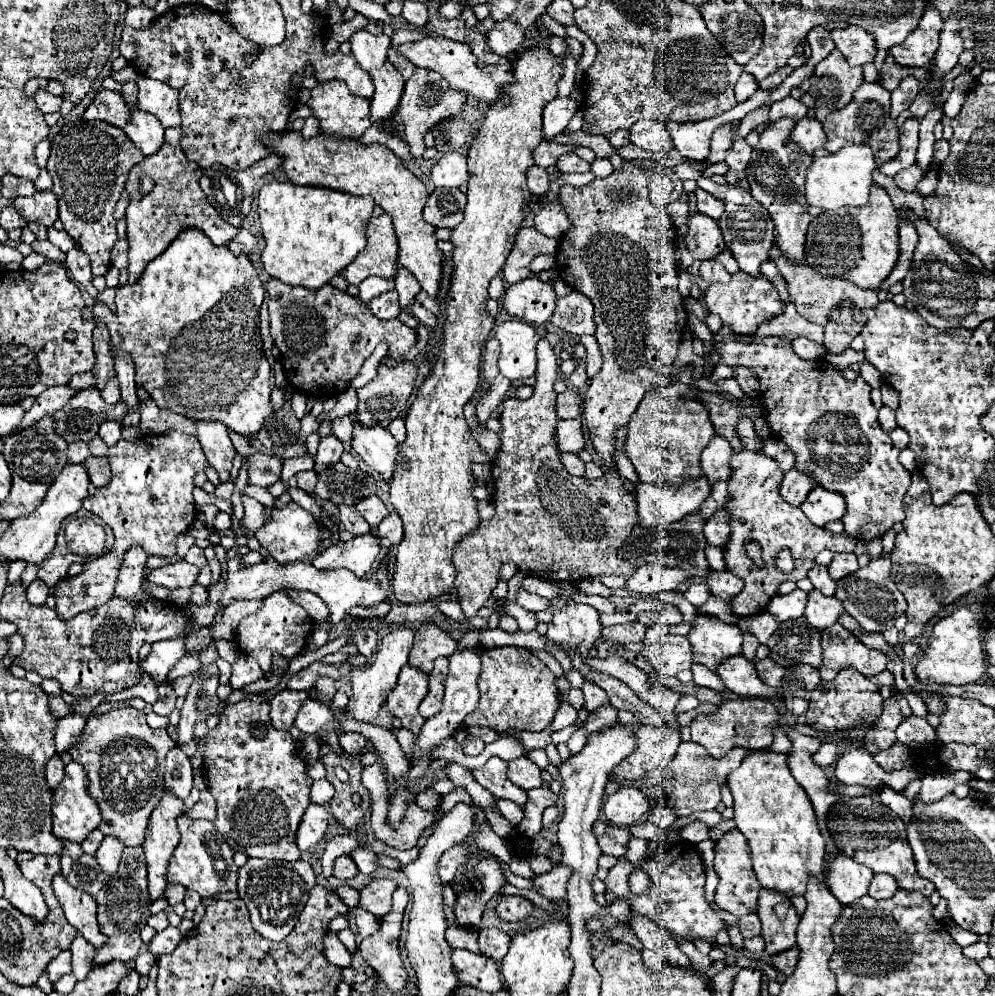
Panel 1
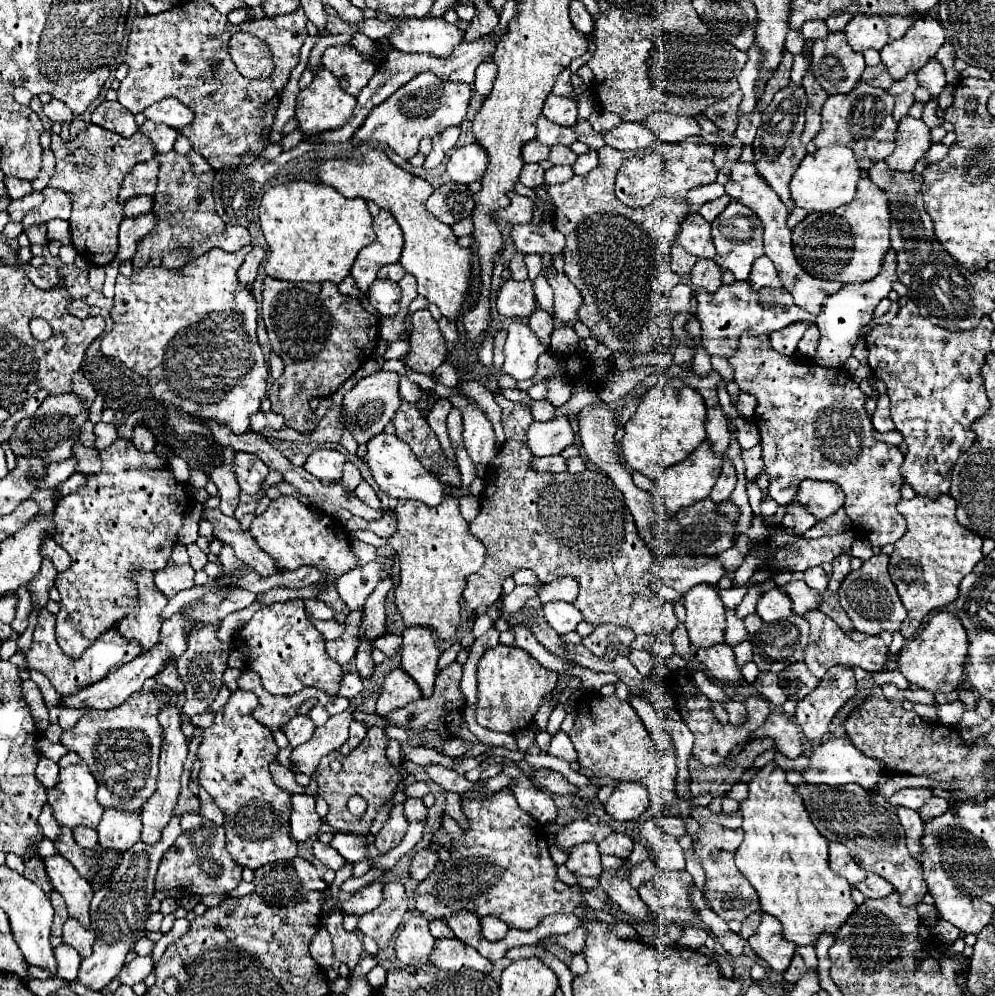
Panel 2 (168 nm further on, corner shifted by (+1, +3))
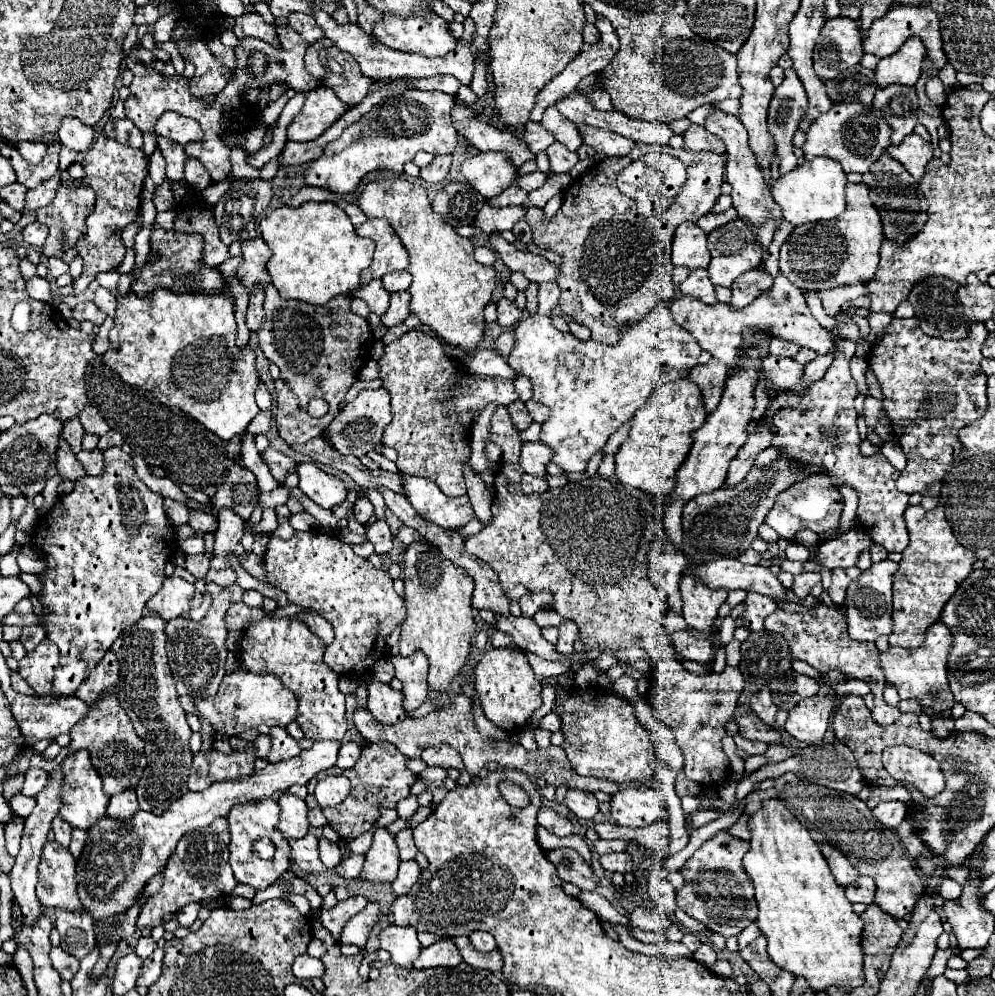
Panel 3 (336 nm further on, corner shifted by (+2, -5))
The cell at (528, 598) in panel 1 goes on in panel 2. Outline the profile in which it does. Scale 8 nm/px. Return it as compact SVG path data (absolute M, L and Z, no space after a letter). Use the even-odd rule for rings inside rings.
M565 601L545 603L543 613L545 613L549 627L553 627L559 635L575 631L575 627L583 621L583 615L579 613L579 609L571 603L565 603Z

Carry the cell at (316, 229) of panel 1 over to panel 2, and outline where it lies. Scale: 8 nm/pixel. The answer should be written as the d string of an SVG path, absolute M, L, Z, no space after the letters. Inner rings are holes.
M291 181L267 189L259 205L259 223L269 245L265 273L285 281L339 283L349 275L357 253L375 239L371 219L365 199L347 199L321 183Z

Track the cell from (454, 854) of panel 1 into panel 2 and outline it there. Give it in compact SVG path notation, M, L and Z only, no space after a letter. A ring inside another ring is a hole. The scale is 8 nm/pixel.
M421 849L417 851L417 855L411 861L411 875L417 881L423 881L431 875L431 869L435 869L435 865L439 863L439 855L431 849Z

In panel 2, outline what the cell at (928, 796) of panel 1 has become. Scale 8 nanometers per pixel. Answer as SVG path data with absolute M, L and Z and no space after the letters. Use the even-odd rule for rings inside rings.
M921 787L921 789L901 789L897 791L889 803L891 805L903 805L903 807L909 807L909 809L921 809L929 799L933 799L933 791L929 787Z

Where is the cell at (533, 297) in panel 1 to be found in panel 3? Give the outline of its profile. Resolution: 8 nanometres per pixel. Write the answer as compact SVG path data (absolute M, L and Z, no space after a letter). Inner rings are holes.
M508 299L498 301L498 325L512 327L514 323L520 321L520 317L522 317L522 311L514 305L514 301L508 301Z

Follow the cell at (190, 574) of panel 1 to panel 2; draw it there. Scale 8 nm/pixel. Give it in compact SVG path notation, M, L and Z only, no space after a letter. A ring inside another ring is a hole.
M167 565L161 571L155 571L155 585L165 597L173 597L181 589L193 587L195 571L191 565Z

